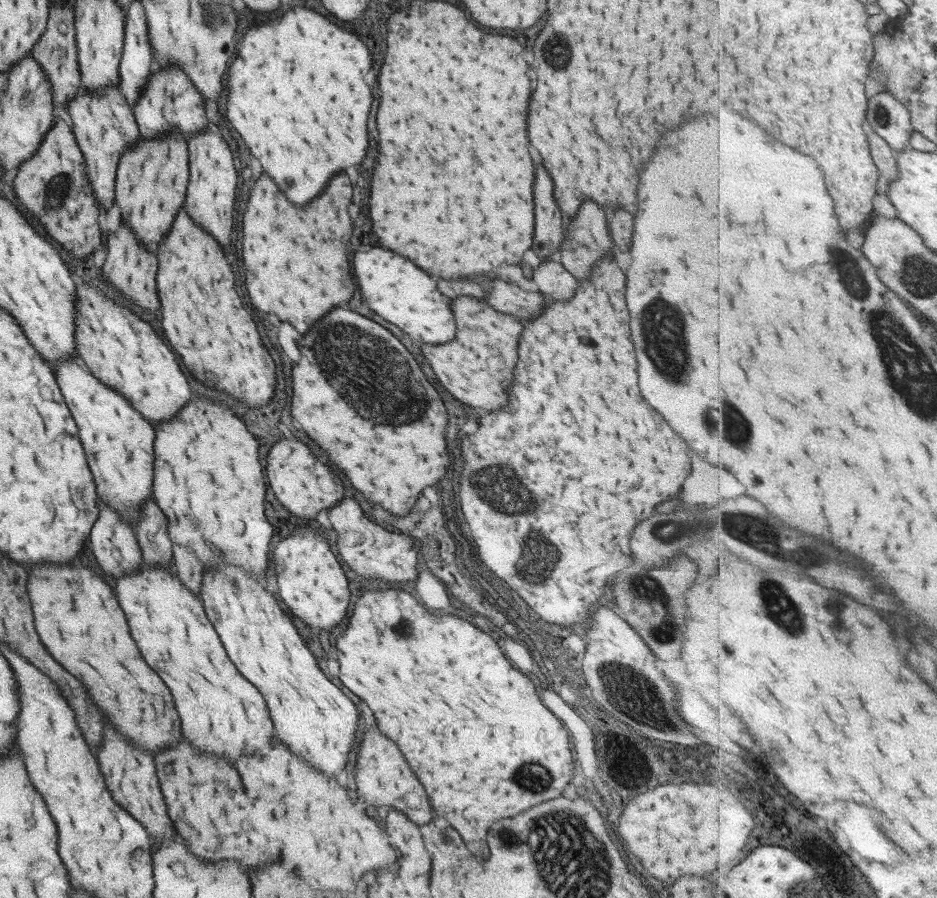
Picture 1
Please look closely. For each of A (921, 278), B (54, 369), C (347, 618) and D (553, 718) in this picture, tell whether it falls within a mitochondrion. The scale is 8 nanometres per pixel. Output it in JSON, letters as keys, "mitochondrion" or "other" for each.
{"A":"mitochondrion","B":"other","C":"other","D":"other"}

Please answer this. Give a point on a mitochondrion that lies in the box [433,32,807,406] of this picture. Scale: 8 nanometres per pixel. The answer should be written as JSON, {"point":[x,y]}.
{"point":[662,326]}

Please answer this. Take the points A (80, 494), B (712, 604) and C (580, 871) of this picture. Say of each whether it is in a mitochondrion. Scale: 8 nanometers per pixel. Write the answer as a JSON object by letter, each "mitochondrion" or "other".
{"A":"mitochondrion","B":"other","C":"mitochondrion"}

